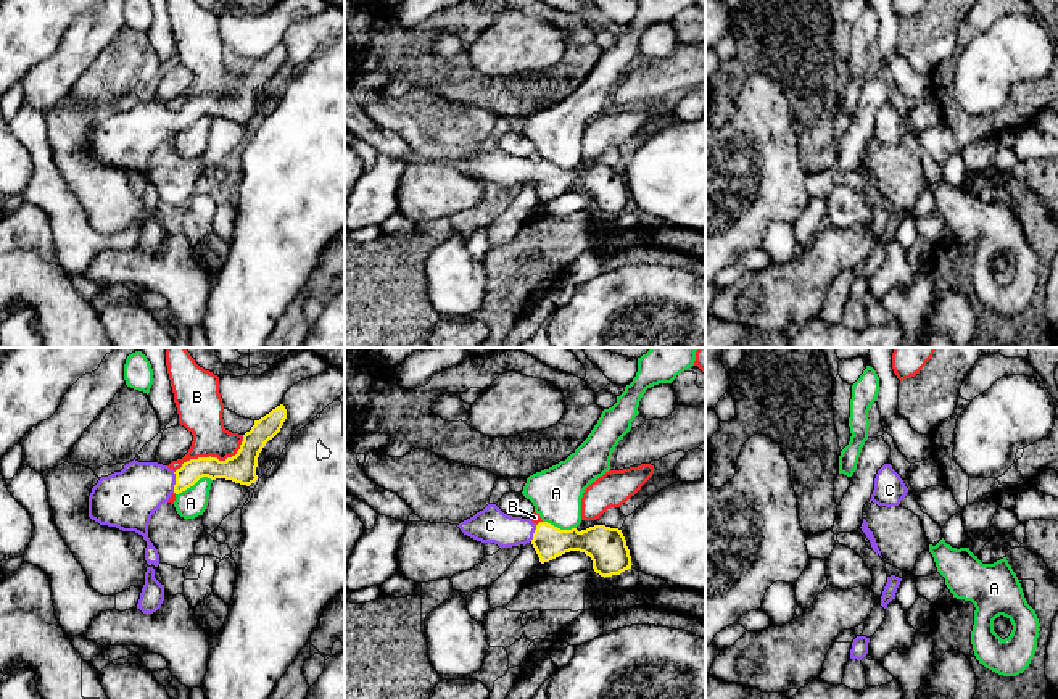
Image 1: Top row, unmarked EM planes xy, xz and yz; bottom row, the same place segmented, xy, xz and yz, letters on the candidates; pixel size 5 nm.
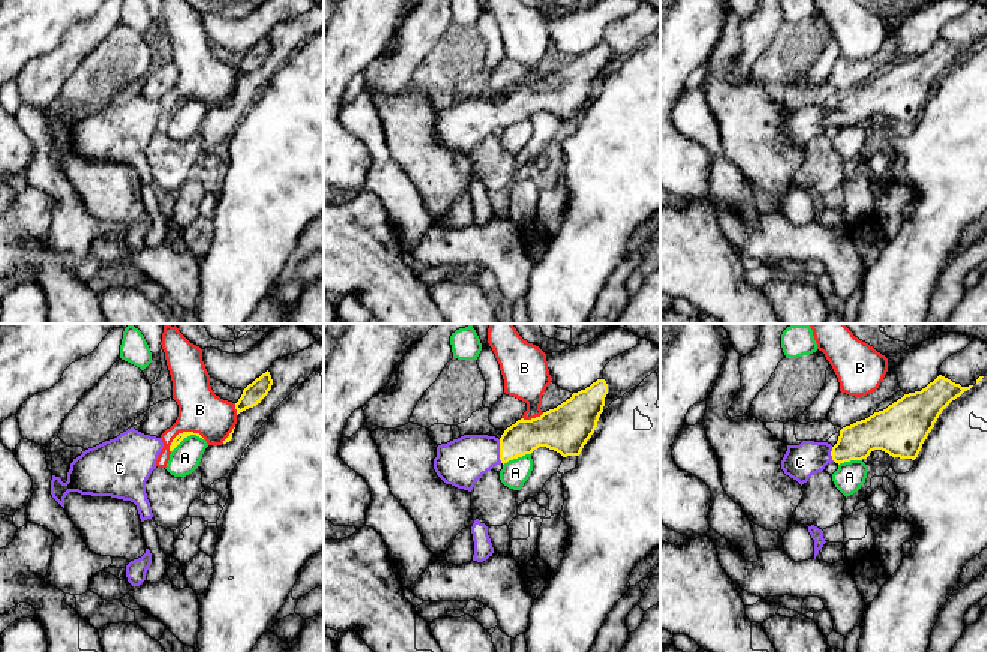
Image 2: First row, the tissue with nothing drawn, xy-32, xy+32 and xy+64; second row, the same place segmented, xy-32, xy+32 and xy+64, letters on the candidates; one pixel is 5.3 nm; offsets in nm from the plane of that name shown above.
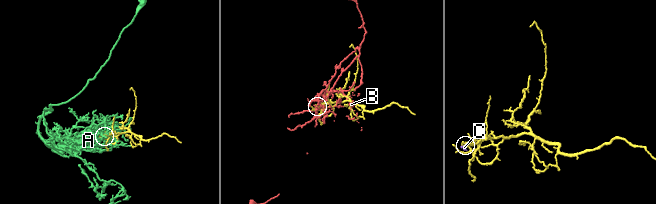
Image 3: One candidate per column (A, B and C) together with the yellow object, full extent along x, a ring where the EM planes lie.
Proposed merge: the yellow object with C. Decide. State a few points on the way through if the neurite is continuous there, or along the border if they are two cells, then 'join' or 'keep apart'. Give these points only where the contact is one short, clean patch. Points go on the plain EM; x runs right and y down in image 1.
runs through xy (192, 110), (176, 121), (145, 124), (129, 137); join

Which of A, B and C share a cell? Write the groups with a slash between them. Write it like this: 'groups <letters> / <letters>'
groups A / B / C

